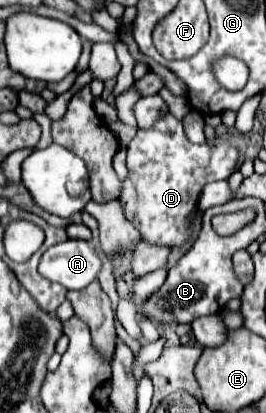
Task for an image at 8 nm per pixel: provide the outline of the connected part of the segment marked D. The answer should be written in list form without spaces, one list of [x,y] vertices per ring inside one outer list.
[[[167,112],[151,128],[139,128],[127,148],[129,174],[119,194],[127,220],[139,230],[145,242],[181,248],[193,236],[193,218],[203,186],[215,180],[227,180],[235,172],[239,156],[239,148],[229,140],[217,144],[189,142],[181,120]]]

